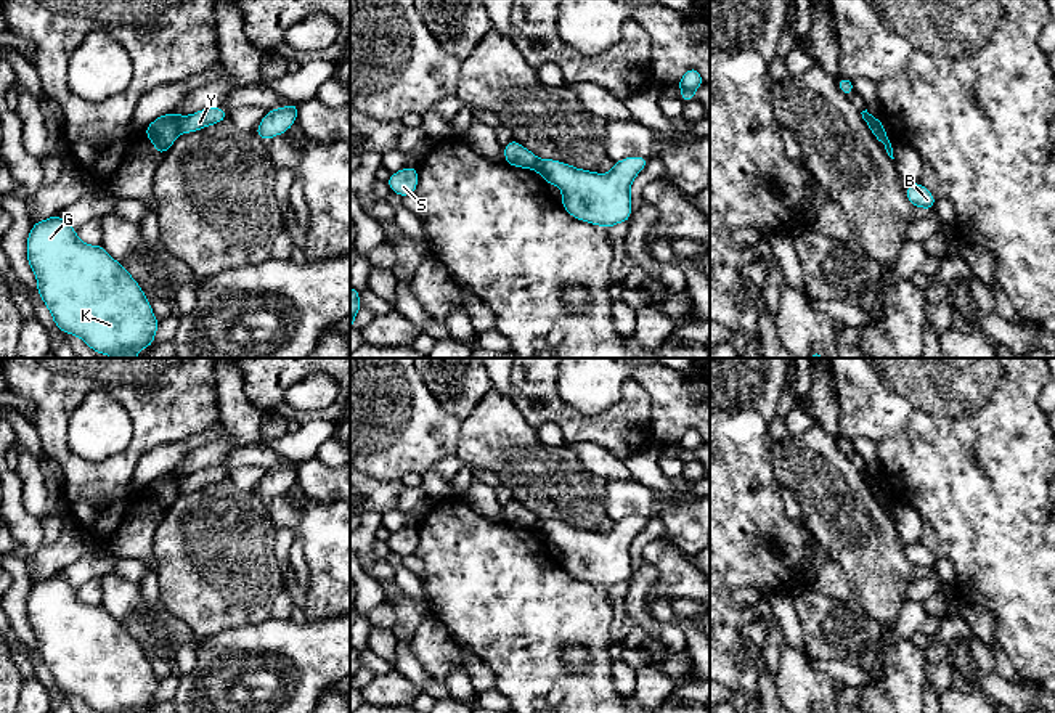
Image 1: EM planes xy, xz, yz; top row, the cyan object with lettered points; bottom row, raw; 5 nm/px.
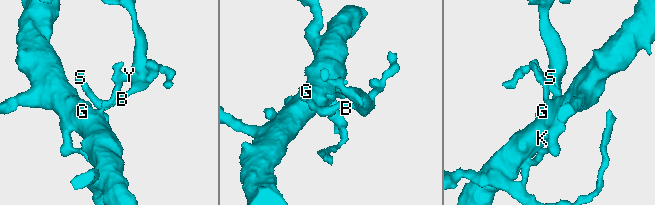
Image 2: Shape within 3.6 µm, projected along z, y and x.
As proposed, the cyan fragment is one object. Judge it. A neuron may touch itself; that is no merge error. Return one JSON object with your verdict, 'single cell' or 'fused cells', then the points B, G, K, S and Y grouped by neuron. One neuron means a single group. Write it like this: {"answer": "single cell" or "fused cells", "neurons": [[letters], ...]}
{"answer": "fused cells", "neurons": [["B", "S", "Y"], ["G", "K"]]}

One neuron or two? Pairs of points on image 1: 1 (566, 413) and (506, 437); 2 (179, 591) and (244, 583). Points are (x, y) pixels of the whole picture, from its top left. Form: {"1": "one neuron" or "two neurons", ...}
{"1": "two neurons", "2": "one neuron"}

